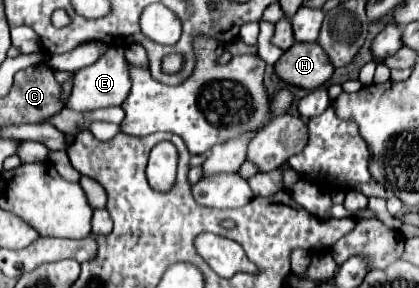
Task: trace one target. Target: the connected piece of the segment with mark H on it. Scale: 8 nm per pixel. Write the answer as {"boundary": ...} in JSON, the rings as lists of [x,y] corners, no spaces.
{"boundary":[[[318,42],[294,44],[282,54],[274,68],[284,82],[308,90],[322,86],[334,72],[328,54],[324,54],[324,48],[320,48]]]}

